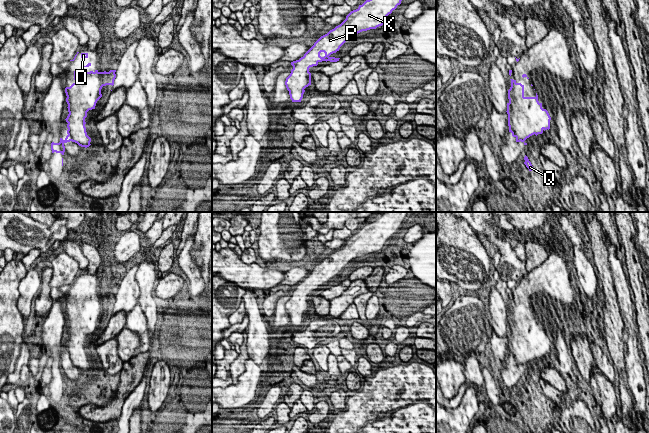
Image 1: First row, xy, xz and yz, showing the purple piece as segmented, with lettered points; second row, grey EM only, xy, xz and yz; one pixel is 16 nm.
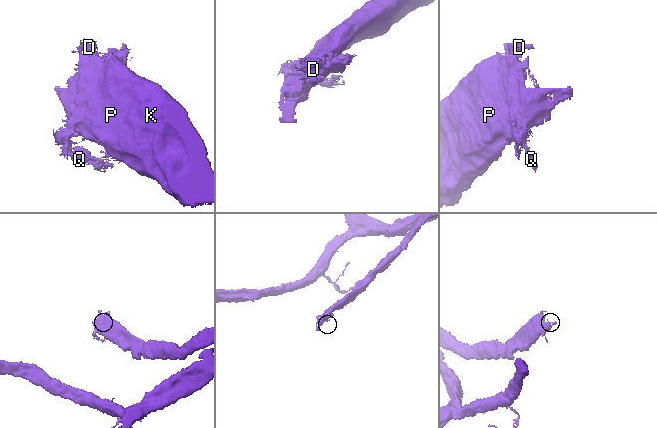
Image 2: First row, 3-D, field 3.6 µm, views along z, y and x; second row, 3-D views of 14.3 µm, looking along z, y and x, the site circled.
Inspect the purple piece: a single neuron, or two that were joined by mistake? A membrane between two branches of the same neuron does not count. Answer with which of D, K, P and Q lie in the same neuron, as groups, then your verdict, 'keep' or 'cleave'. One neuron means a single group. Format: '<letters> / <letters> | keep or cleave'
D Q / K P | cleave

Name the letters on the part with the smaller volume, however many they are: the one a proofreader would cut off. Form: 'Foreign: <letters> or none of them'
Foreign: K, P

